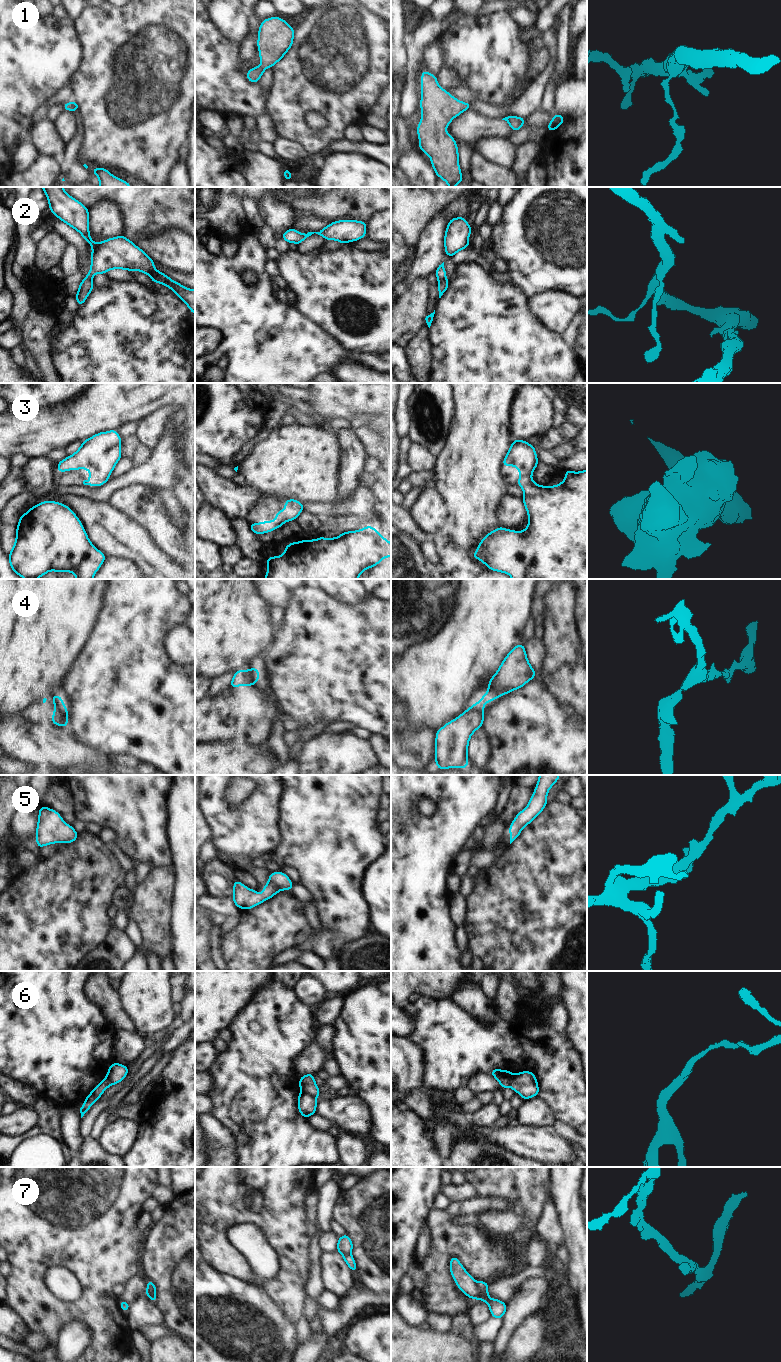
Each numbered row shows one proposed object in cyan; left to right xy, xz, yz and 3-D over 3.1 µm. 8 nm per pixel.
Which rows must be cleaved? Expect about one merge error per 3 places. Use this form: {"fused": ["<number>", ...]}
{"fused": ["6", "7"]}

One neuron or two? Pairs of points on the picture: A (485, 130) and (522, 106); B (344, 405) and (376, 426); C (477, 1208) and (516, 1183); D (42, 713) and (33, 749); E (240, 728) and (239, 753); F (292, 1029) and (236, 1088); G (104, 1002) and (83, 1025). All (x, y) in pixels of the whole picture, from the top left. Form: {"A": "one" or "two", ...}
{"A": "two", "B": "two", "C": "two", "D": "two", "E": "two", "F": "one", "G": "two"}

